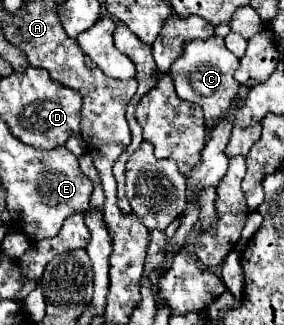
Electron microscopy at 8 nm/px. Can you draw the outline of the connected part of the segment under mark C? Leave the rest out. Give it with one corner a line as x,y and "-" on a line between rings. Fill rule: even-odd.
215,35
207,41
201,41
201,39
189,41
181,57
169,69
169,75
175,81
177,95
183,101
199,105
203,109
207,129
211,129
217,121
221,121
227,115
233,99
237,97
239,83
233,79
233,73
237,67
239,67
239,59
225,47
223,39

